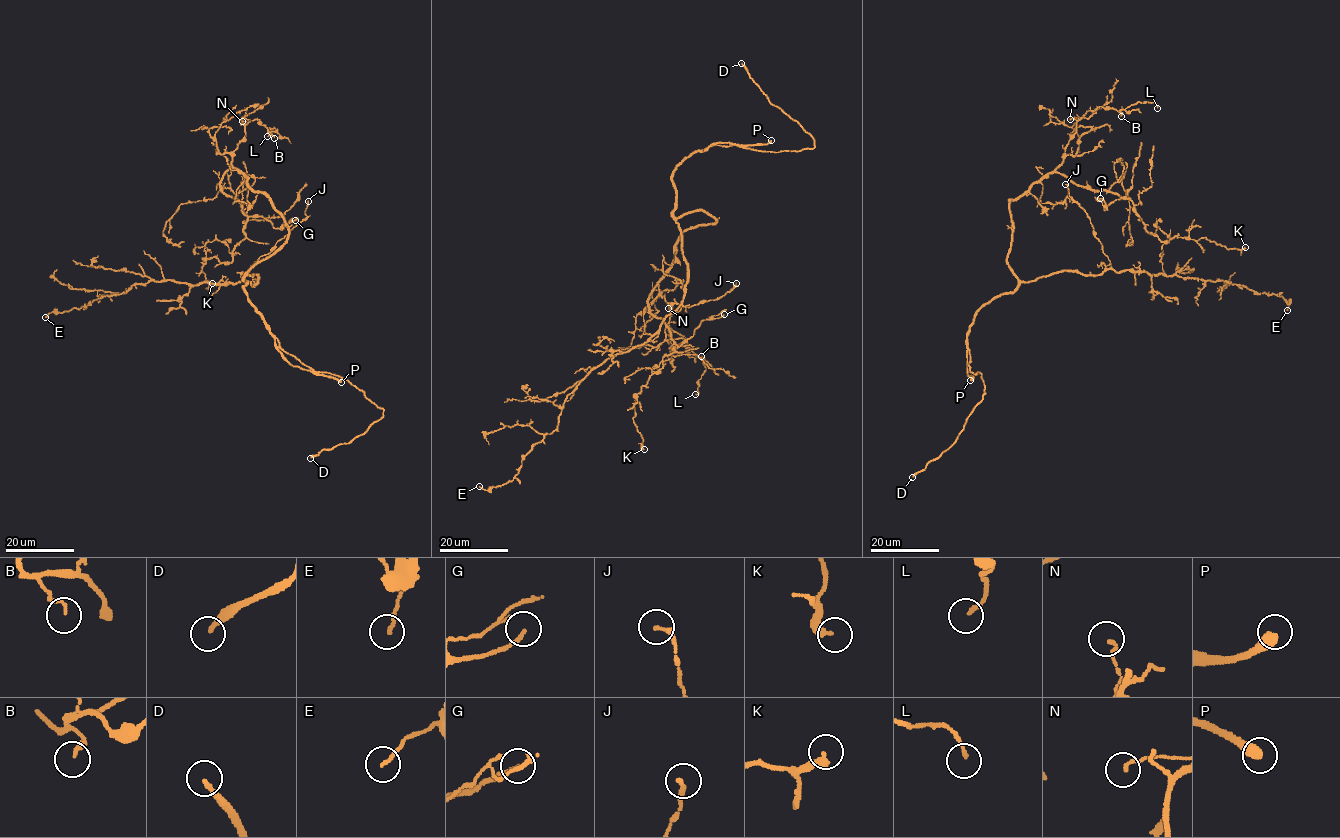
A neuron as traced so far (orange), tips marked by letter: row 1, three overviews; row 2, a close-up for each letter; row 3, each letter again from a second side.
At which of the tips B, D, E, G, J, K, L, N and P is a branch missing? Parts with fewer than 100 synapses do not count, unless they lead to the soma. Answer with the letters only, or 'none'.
D, P

